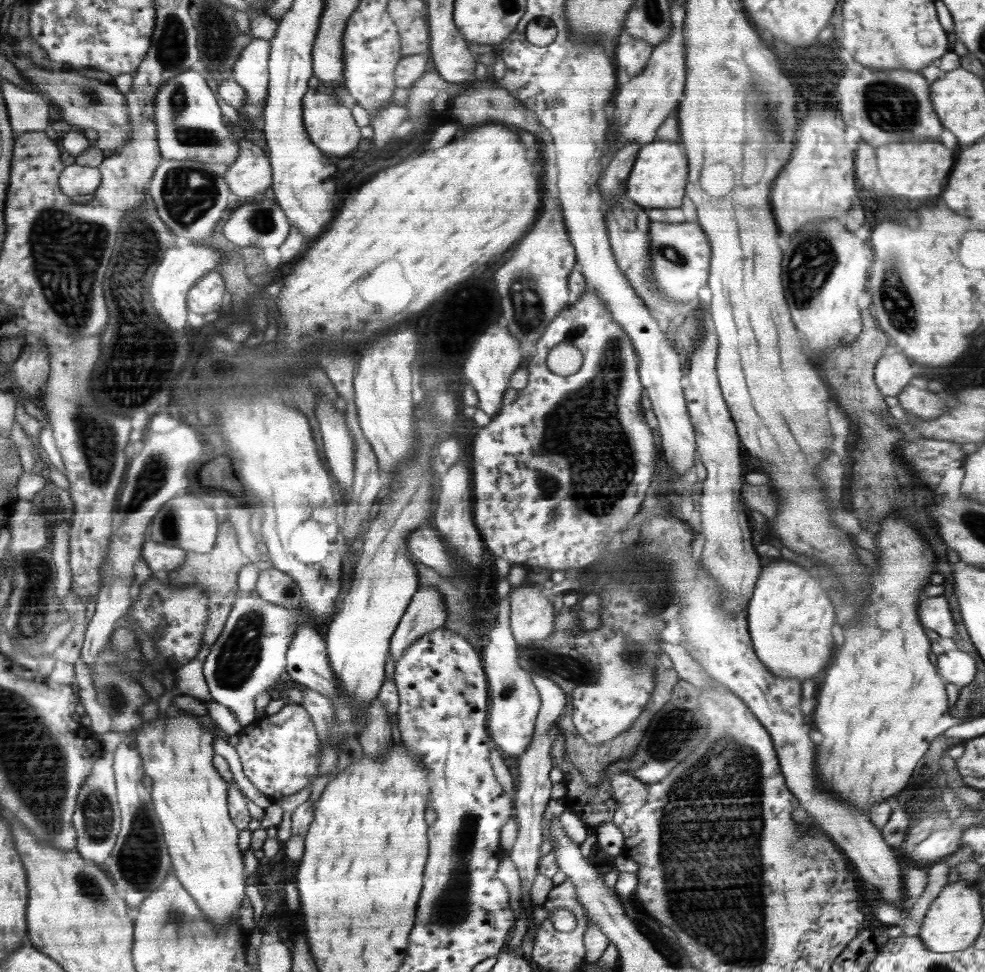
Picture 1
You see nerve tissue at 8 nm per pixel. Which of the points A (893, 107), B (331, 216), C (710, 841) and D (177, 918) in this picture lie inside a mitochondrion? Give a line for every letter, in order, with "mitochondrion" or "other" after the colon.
A: mitochondrion
B: other
C: mitochondrion
D: mitochondrion

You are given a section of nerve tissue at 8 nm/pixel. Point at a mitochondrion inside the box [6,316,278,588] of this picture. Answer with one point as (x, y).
(96, 433)

